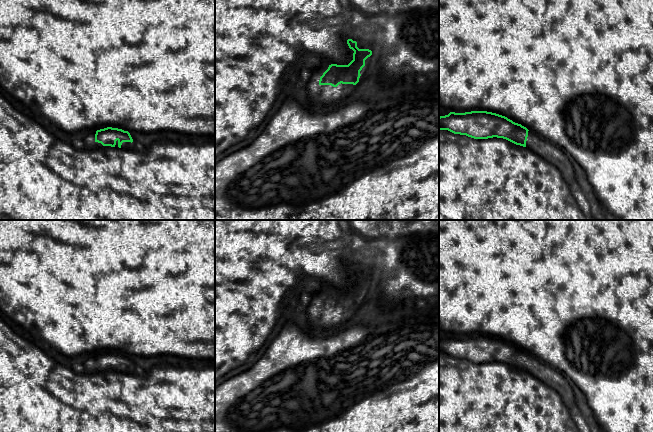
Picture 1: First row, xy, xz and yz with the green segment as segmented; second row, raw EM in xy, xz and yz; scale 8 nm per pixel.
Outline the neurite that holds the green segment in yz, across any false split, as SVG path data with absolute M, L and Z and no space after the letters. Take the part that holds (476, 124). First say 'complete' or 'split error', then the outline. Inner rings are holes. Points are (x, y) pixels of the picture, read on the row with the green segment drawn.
split error; M487 111L450 112L439 117L439 130L448 130L474 139L503 138L527 147L556 167L570 187L577 183L572 163L561 148L505 116Z

